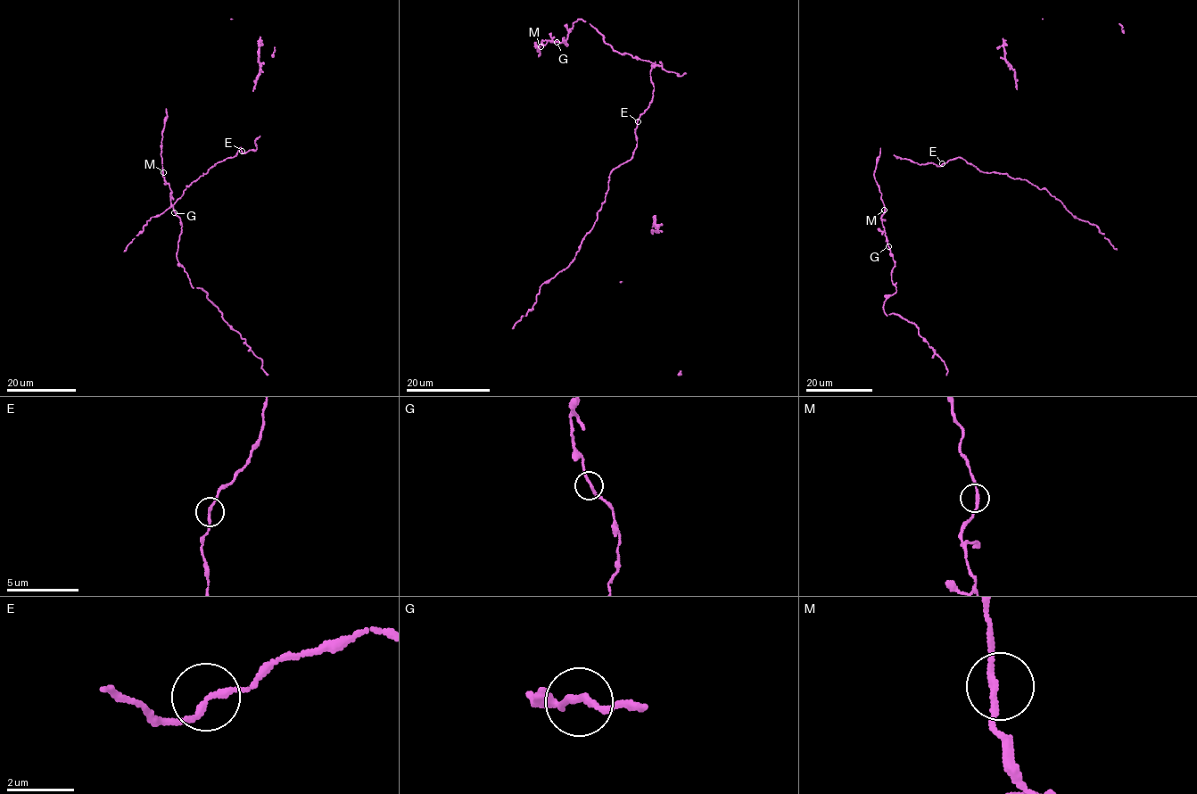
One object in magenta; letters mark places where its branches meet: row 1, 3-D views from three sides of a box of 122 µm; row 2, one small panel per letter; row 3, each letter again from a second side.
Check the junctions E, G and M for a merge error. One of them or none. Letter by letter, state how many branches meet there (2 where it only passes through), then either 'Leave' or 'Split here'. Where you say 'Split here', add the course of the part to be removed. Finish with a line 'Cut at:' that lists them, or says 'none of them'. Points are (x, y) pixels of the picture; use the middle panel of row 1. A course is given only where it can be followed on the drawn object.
E: Branches: 2. Leave
G: Branches: 2. Leave
M: Branches: 2. Leave
Cut at: none of them

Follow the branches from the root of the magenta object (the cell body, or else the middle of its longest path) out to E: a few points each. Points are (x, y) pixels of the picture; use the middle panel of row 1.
E: (650, 70), (653, 97), (649, 107), (638, 121)

